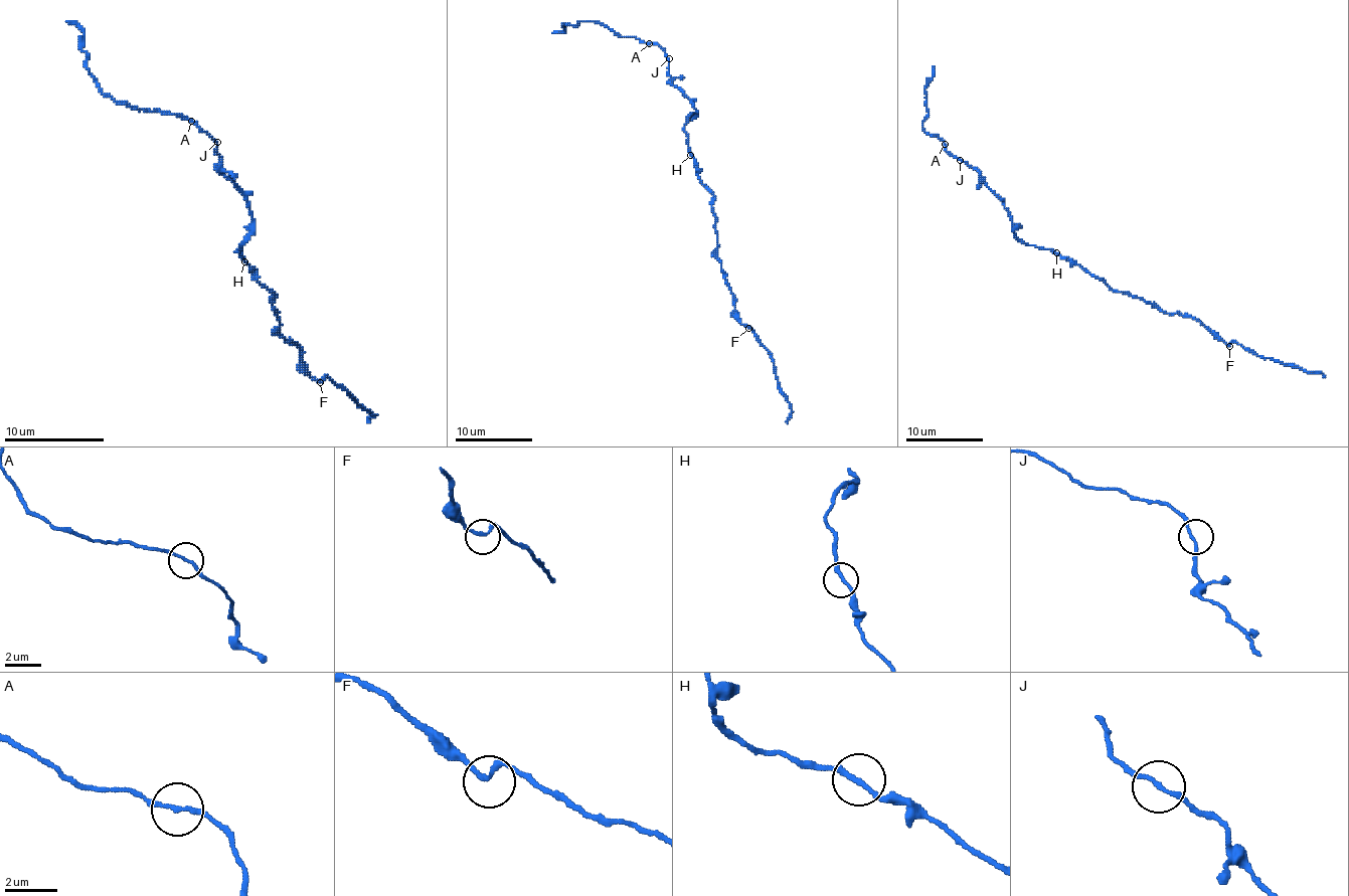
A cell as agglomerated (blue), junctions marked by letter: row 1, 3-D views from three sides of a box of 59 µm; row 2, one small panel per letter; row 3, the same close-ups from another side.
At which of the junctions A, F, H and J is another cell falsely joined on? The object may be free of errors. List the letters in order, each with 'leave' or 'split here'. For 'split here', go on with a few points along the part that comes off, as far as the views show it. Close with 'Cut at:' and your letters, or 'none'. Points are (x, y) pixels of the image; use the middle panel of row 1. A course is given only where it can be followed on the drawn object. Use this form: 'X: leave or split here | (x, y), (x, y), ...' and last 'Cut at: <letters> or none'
A: split here | (649, 42), (634, 36), (618, 36), (607, 27), (583, 21), (575, 27), (565, 23), (565, 31), (552, 33)
F: leave
H: leave
J: leave
Cut at: A

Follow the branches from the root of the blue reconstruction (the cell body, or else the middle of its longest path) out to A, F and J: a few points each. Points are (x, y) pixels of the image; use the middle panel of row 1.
A: (692, 155), (684, 124), (696, 111), (694, 105), (671, 83), (665, 52), (649, 42)
F: (692, 155), (698, 179), (713, 196), (717, 258), (732, 295), (734, 317), (748, 328)
J: (692, 155), (684, 124), (696, 111), (694, 105), (671, 83), (669, 58)

